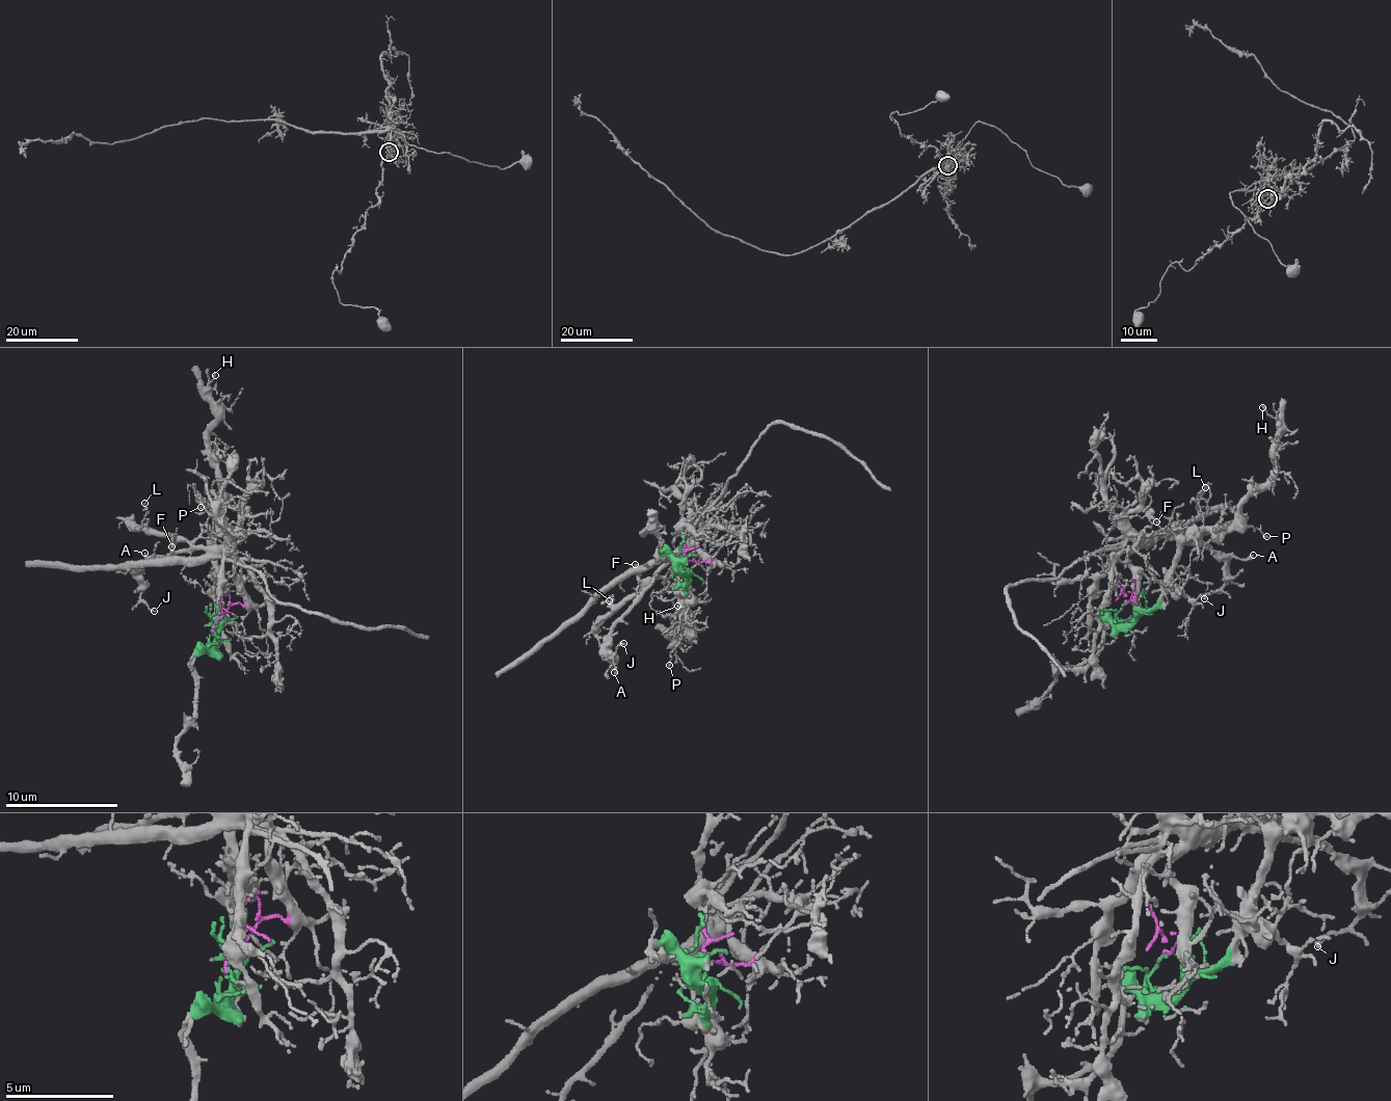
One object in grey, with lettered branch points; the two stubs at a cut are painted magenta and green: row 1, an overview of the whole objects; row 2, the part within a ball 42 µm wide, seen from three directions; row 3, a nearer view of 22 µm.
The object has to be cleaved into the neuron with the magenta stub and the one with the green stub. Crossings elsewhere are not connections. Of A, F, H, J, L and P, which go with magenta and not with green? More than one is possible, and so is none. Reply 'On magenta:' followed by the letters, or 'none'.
On magenta: A, F, J, L

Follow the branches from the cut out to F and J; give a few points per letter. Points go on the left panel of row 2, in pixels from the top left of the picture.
F: (214, 624), (222, 614), (220, 576), (224, 558), (176, 536), (170, 546)
J: (214, 624), (222, 614), (220, 576), (224, 558), (192, 546), (146, 562), (139, 572), (139, 593), (155, 612)

